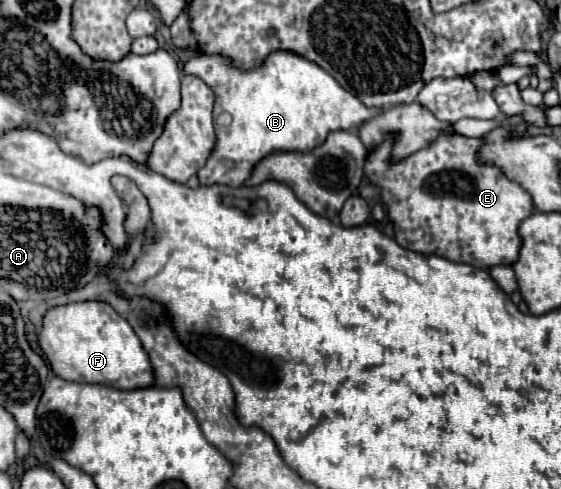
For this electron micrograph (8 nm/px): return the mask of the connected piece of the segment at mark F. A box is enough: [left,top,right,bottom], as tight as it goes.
[38,301,154,389]

